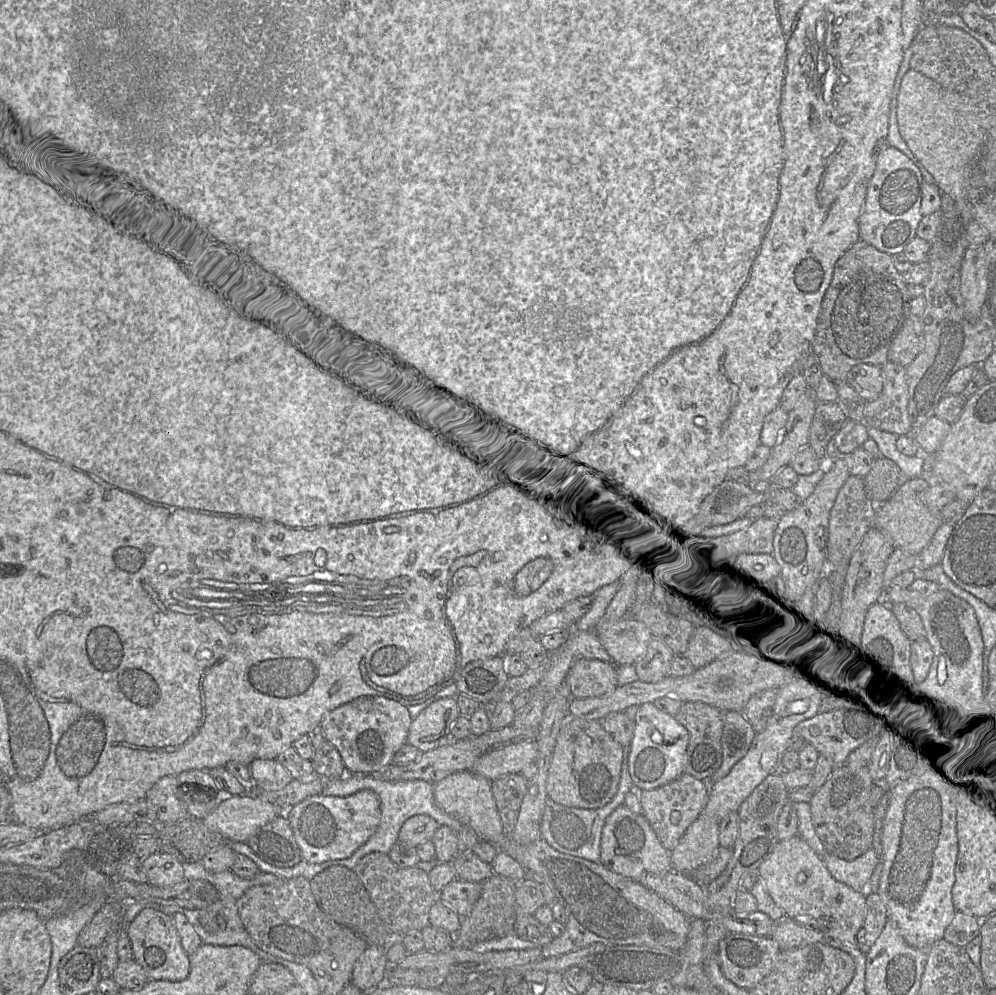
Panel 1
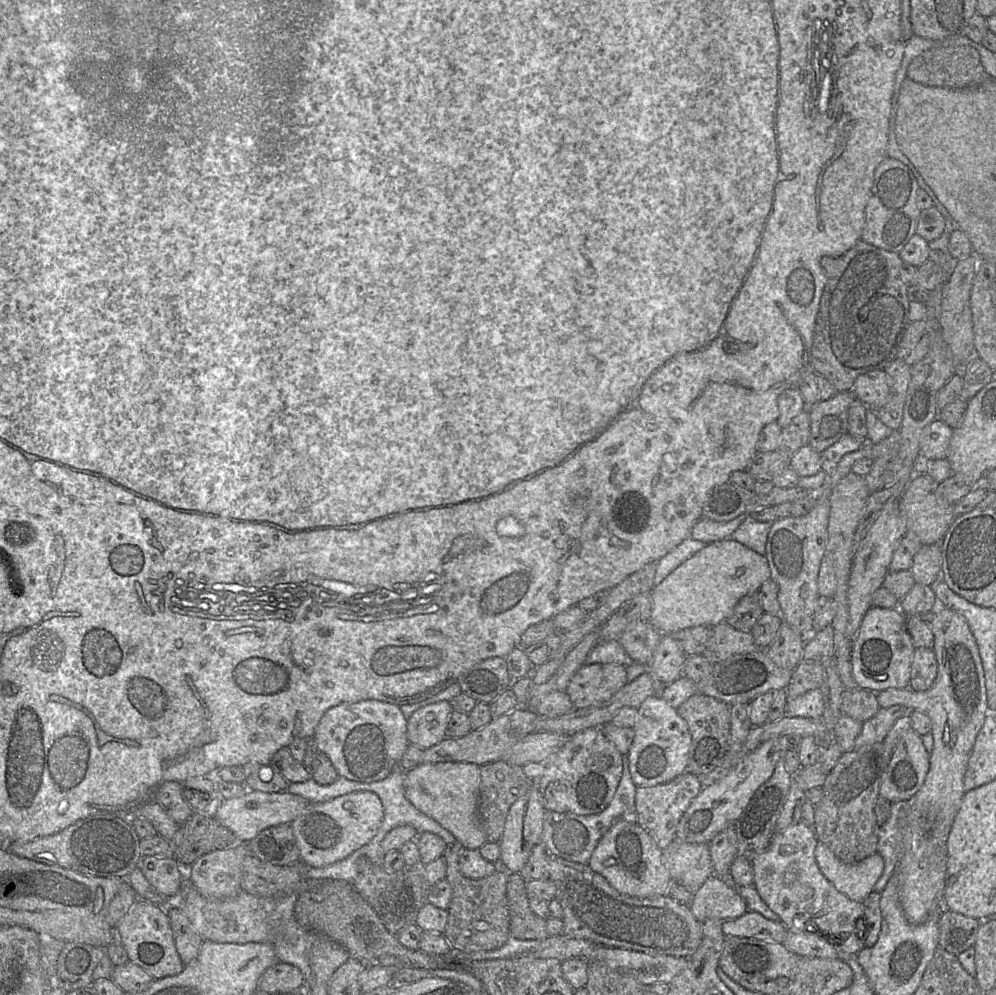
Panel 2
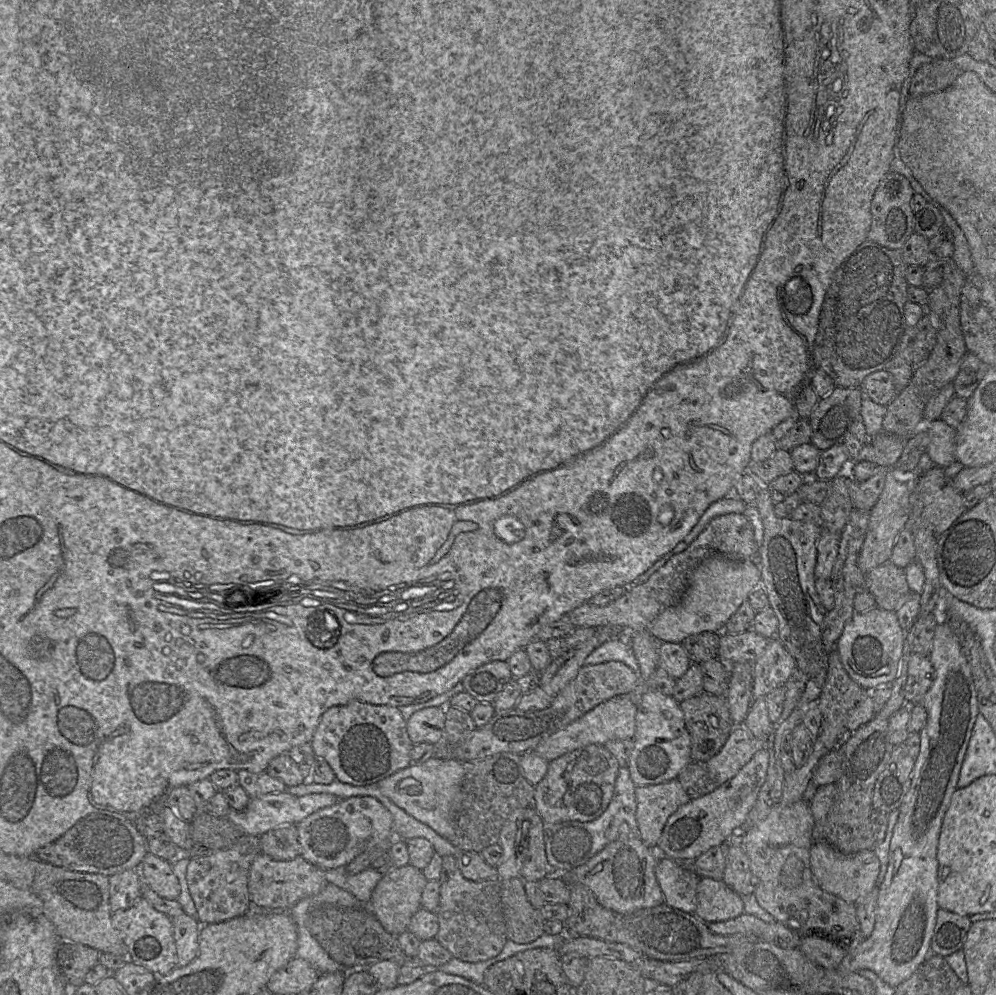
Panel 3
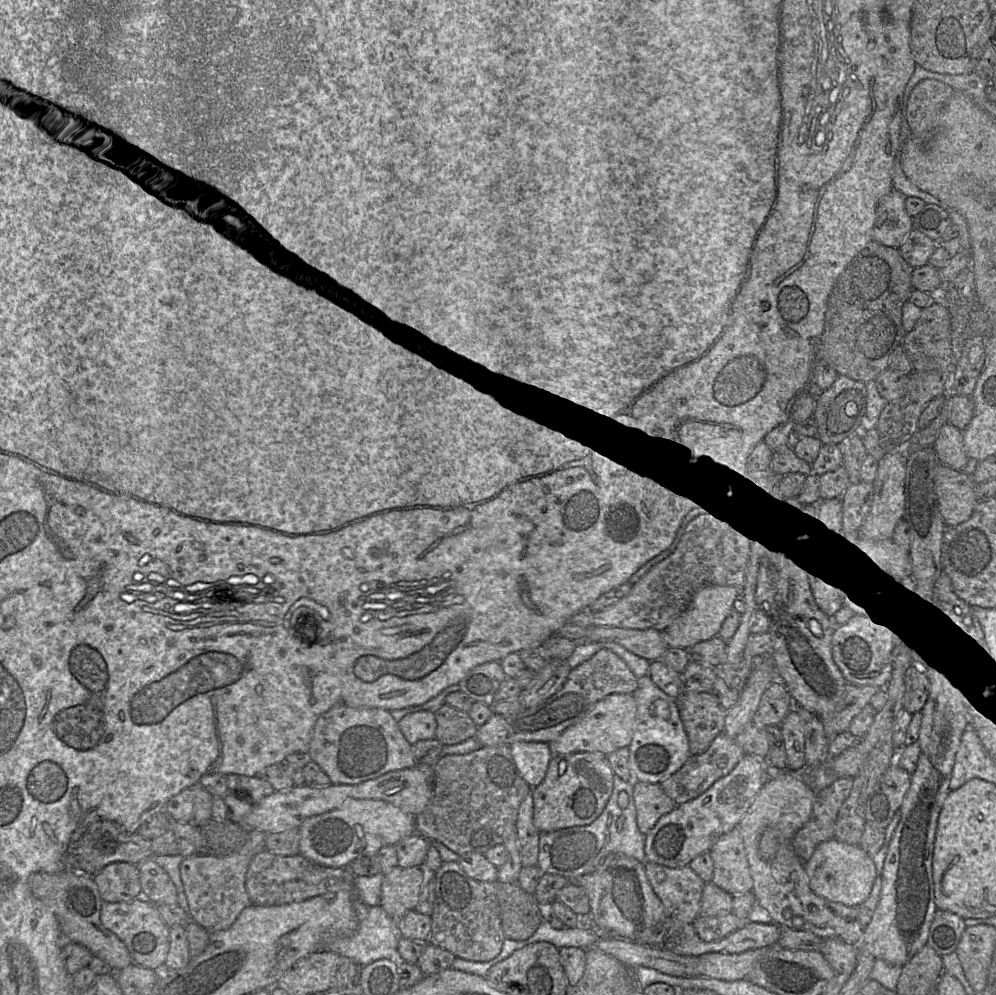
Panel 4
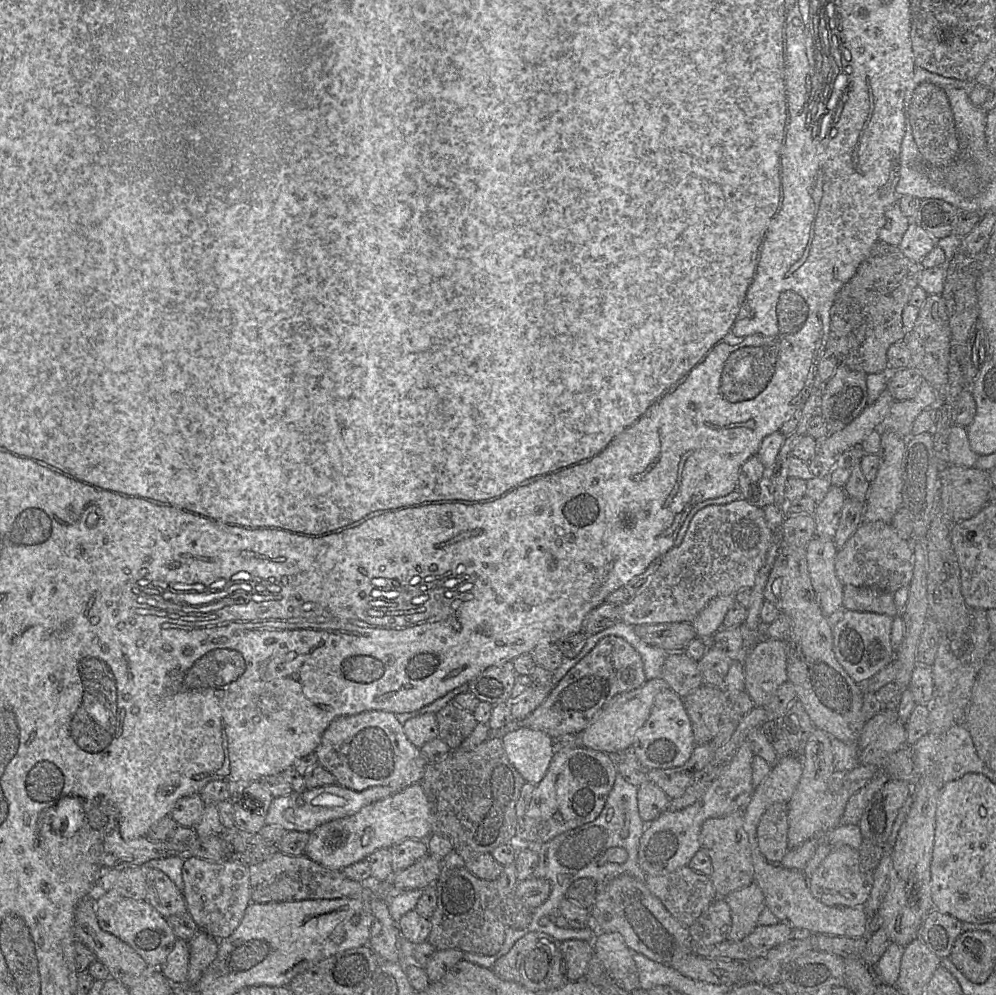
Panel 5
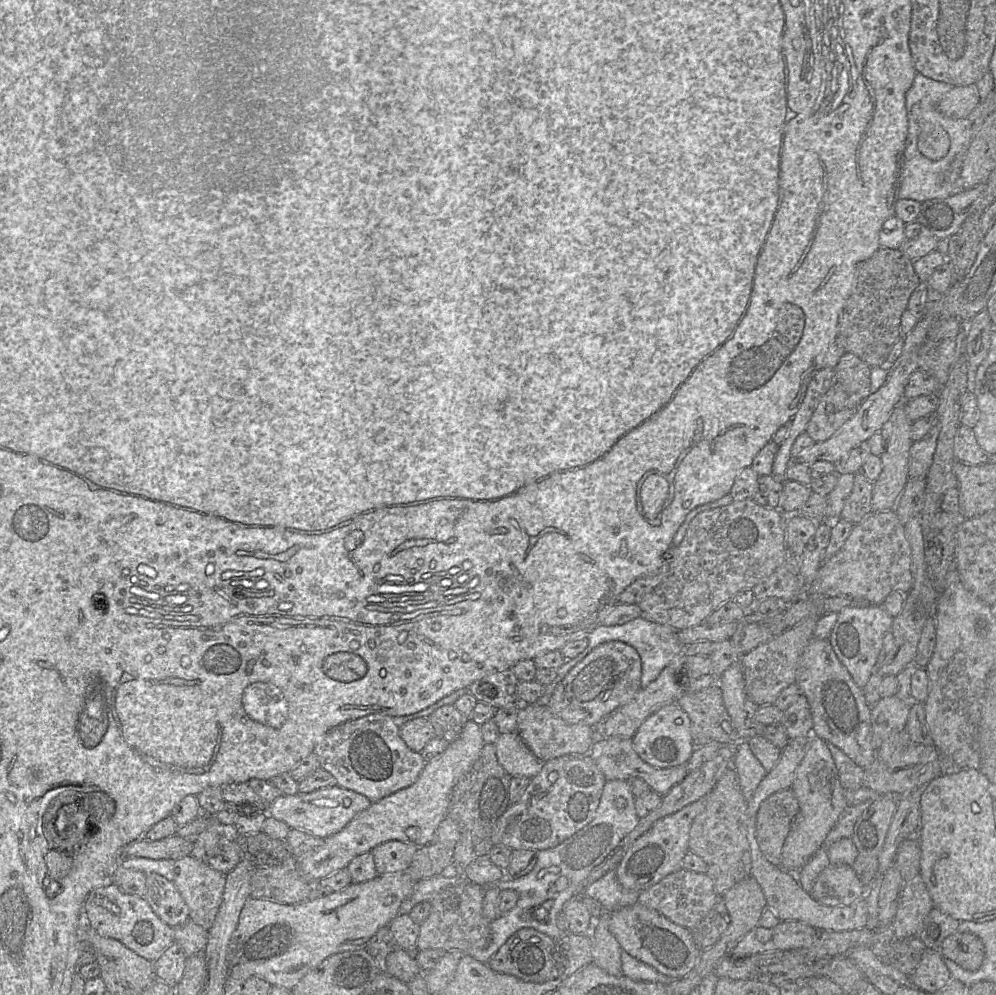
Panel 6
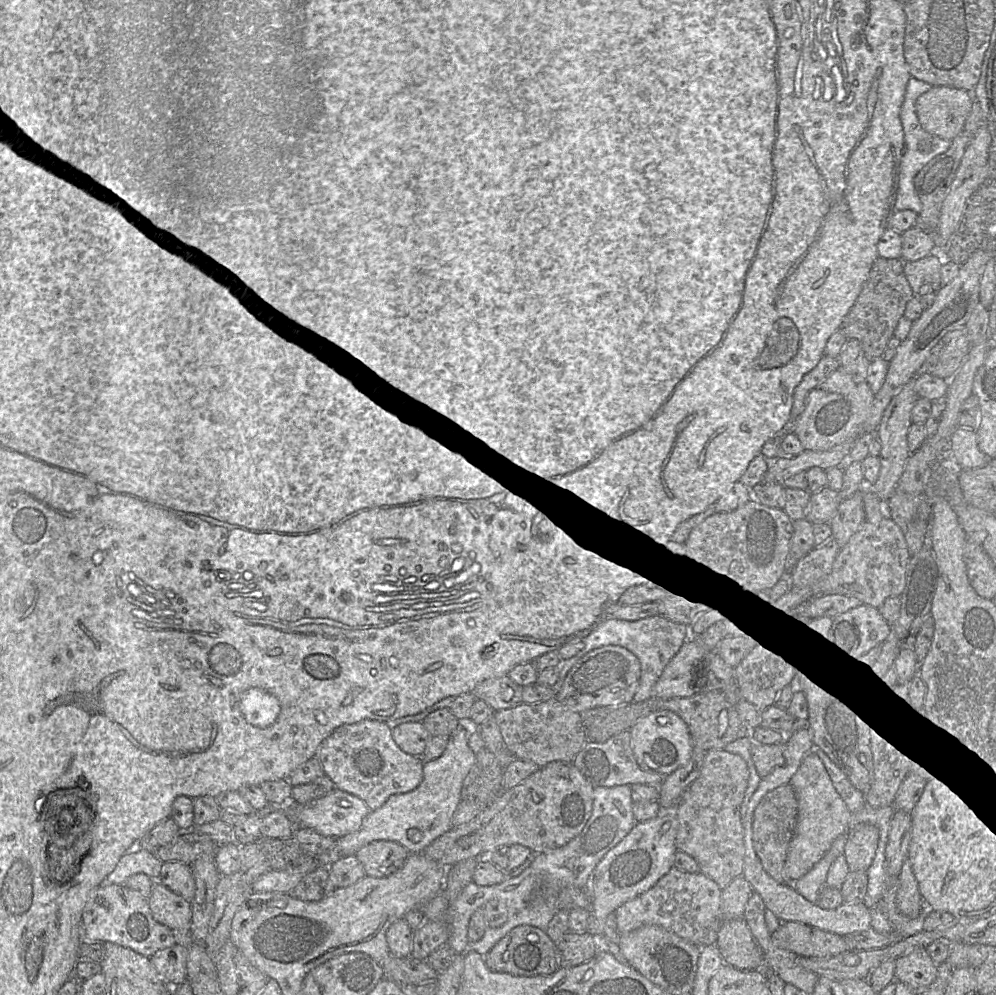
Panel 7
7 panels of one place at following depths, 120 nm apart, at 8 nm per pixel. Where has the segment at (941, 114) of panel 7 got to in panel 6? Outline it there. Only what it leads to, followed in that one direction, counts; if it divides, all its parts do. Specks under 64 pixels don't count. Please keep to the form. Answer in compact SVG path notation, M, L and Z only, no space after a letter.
M975 84L953 87L940 100L938 111L951 119L967 118L980 102L975 88Z

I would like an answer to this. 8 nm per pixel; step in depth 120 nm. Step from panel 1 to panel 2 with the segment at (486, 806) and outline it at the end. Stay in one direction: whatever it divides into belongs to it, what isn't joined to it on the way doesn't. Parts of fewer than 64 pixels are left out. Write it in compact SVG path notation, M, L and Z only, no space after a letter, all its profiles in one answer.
M421 763L405 776L407 799L419 811L449 831L465 849L478 850L487 843L478 815L480 766L473 763Z

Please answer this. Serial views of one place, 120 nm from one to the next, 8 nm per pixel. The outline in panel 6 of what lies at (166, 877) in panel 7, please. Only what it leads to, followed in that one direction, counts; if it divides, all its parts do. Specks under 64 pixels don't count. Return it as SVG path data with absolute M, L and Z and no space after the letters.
M192 855L176 859L173 883L189 909L194 923L208 931L212 926L226 881L226 874L211 868Z

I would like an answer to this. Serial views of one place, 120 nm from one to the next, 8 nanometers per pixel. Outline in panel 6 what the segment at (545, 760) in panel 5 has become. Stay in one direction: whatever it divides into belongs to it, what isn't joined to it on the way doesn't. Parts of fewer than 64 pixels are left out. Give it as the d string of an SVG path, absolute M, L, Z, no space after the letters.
M516 731L501 734L494 745L498 762L512 777L531 779L541 771L543 762L532 753Z

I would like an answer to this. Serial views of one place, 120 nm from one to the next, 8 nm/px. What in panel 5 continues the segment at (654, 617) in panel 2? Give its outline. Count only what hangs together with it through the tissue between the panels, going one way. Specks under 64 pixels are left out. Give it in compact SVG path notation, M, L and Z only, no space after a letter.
M734 595L720 596L712 599L691 622L697 637L709 640L722 628L724 617L735 602Z

